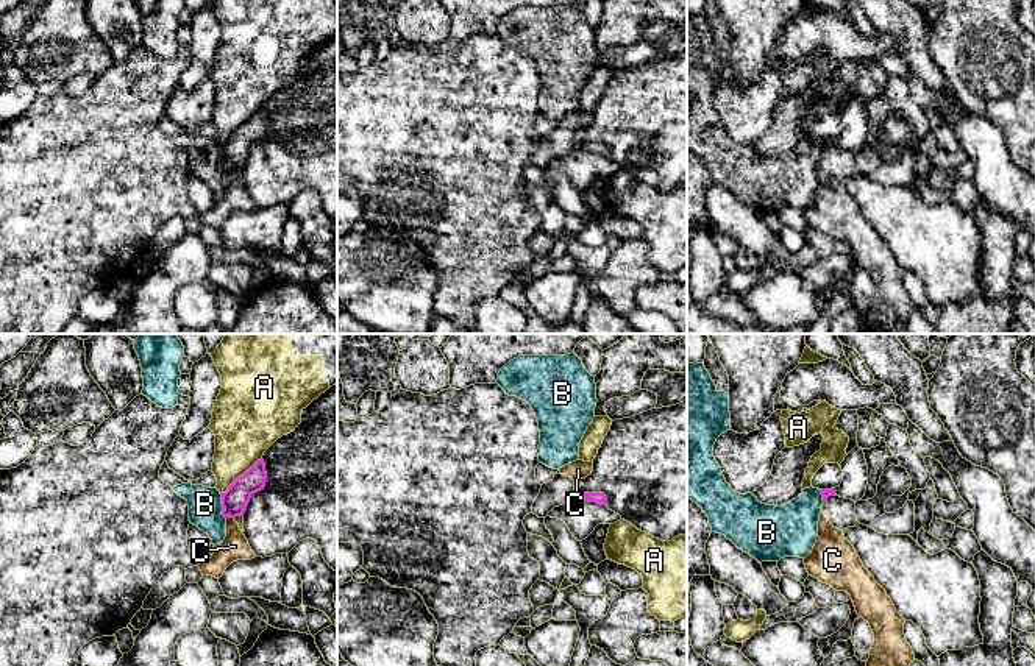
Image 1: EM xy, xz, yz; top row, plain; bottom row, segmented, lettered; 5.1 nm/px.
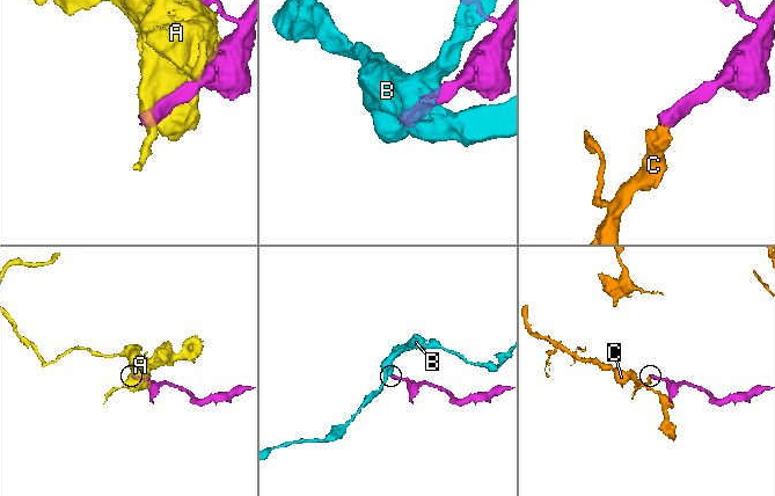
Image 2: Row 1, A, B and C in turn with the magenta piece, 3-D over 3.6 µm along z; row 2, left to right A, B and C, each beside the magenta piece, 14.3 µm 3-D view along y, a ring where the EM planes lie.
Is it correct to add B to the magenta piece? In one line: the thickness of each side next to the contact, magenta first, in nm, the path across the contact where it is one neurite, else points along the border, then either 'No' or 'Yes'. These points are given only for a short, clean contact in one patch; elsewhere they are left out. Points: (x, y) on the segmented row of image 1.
Thickness 140 nm (magenta) against 180 nm. Boundary: xy (219, 493), (225, 518). No

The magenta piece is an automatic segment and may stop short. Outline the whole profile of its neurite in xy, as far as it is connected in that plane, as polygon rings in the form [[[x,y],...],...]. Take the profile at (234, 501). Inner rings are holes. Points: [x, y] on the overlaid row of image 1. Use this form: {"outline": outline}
{"outline": [[[261,459],[239,476],[225,493],[220,493],[222,515],[226,518],[226,537],[220,544],[214,546],[212,557],[198,565],[203,576],[220,579],[233,561],[256,557],[234,518],[244,516],[251,494],[264,490],[265,482],[265,463]]]}

